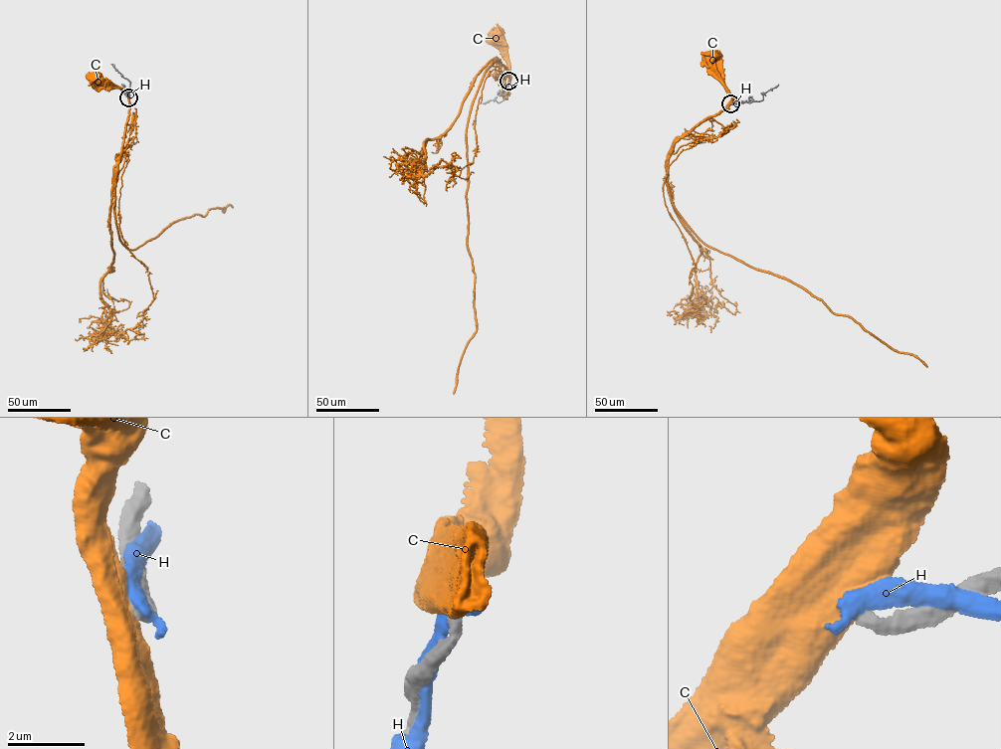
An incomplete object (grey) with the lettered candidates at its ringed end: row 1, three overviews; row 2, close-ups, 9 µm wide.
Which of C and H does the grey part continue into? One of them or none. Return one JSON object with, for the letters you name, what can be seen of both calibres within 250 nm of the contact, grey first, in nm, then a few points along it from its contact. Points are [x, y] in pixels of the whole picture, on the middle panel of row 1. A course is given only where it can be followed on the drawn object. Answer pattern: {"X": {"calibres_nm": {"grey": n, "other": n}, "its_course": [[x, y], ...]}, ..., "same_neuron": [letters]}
{"same_neuron": []}

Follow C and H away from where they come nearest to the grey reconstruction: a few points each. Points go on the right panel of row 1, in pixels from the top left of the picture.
C: (730, 103), (731, 96), (714, 57)
H: (731, 103), (743, 102)

